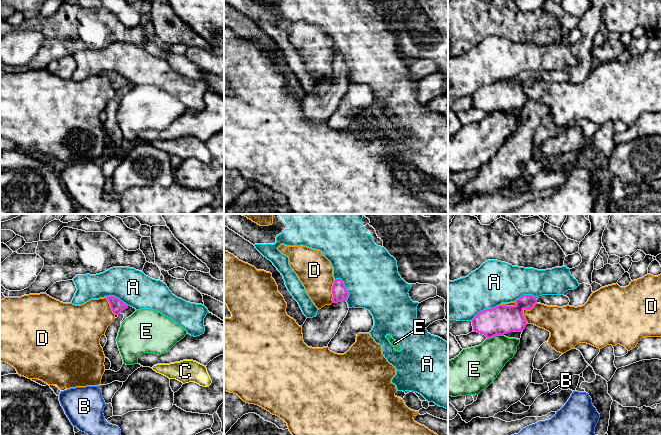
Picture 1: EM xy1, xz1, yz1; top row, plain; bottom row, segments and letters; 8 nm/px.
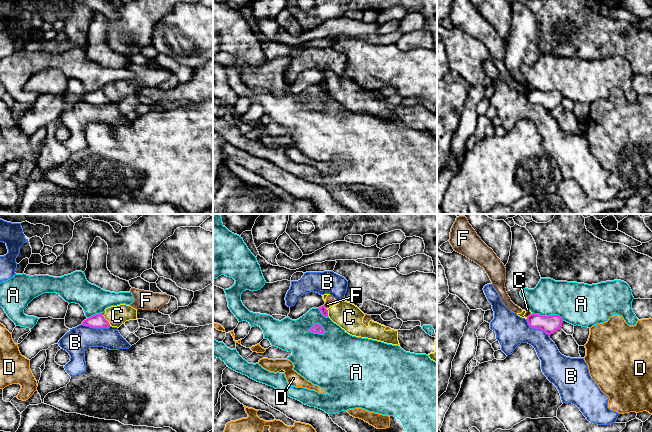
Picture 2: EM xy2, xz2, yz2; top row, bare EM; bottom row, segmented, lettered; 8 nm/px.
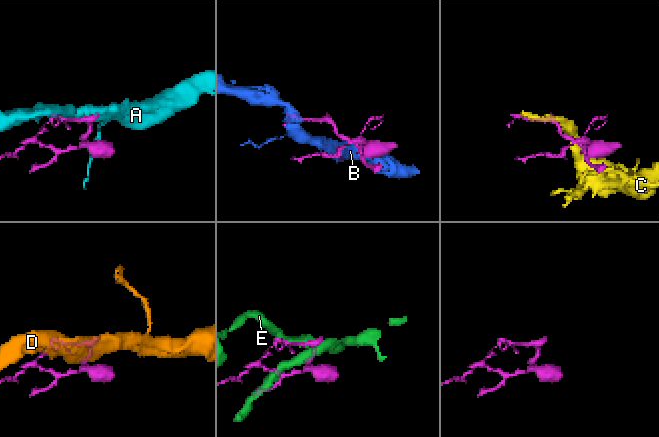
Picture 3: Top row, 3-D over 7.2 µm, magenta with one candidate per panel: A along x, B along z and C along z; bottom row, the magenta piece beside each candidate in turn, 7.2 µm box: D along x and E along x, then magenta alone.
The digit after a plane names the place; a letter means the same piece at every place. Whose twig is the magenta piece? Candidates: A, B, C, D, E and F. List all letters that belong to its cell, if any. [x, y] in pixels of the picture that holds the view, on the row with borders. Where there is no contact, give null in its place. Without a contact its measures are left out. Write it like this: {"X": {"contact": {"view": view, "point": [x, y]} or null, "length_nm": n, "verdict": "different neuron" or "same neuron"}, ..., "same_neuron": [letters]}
{"A": {"contact": {"view": "xz2", "point": [317, 332]}, "length_nm": 140, "verdict": "different neuron"}, "B": {"contact": {"view": "xy2", "point": [96, 327]}, "length_nm": 240, "verdict": "different neuron"}, "C": {"contact": {"view": "xy2", "point": [106, 320]}, "length_nm": 110, "verdict": "different neuron"}, "D": {"contact": {"view": "yz1", "point": [522, 310]}, "length_nm": 190, "verdict": "different neuron"}, "E": {"contact": {"view": "yz1", "point": [495, 335]}, "length_nm": 140, "verdict": "different neuron"}, "F": {"contact": {"view": "xz2", "point": [324, 306]}, "length_nm": 40, "verdict": "different neuron"}, "same_neuron": []}

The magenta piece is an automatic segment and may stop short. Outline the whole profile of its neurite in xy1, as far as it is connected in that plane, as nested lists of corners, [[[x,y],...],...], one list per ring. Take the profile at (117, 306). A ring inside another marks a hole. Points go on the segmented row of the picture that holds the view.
[[[107,296],[106,297],[110,307],[115,315],[119,315],[123,310],[128,308],[128,305],[121,301],[119,298],[115,296]]]

